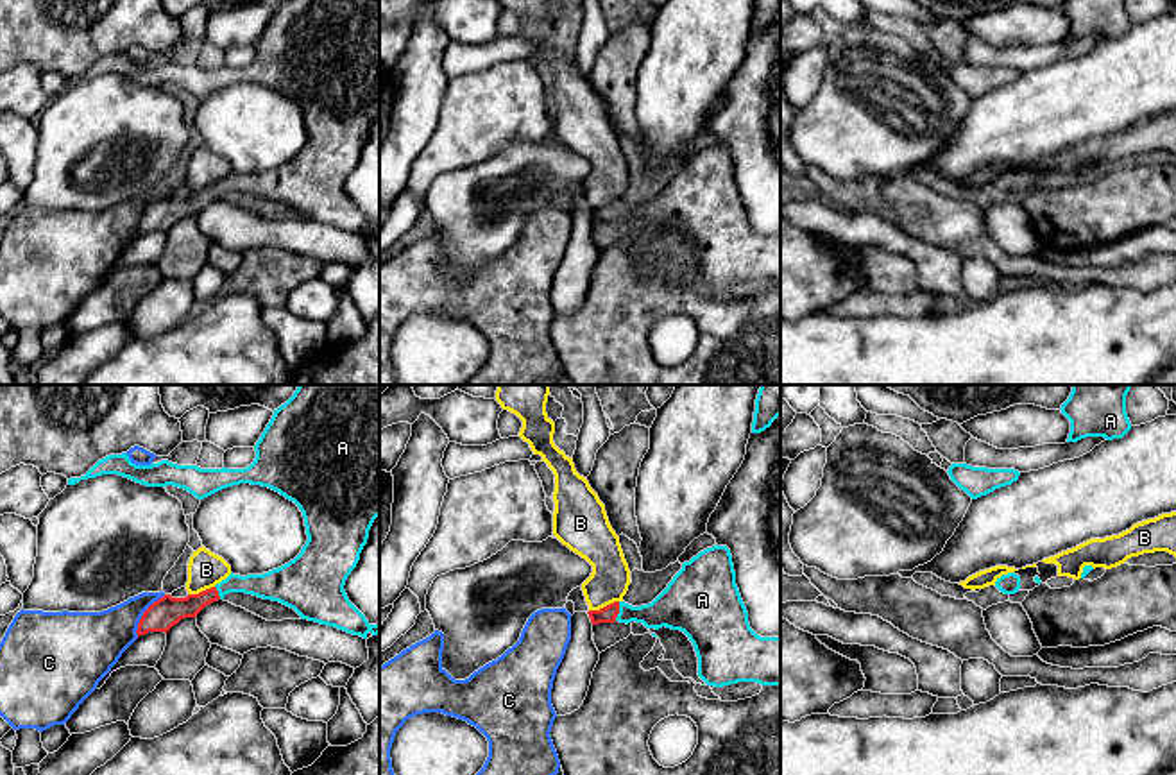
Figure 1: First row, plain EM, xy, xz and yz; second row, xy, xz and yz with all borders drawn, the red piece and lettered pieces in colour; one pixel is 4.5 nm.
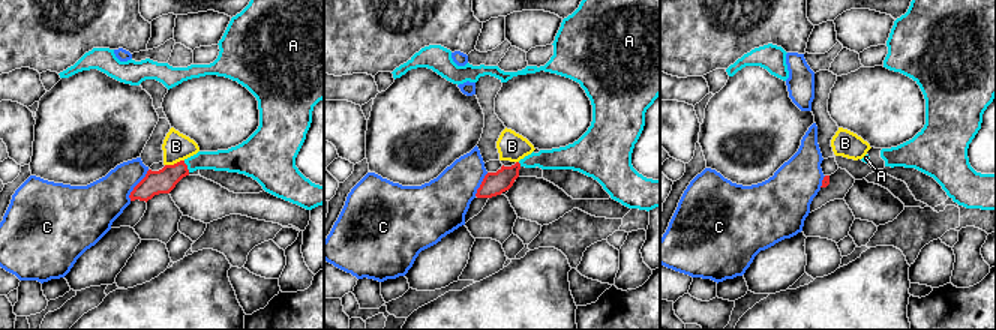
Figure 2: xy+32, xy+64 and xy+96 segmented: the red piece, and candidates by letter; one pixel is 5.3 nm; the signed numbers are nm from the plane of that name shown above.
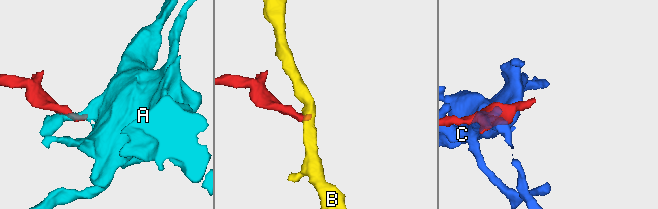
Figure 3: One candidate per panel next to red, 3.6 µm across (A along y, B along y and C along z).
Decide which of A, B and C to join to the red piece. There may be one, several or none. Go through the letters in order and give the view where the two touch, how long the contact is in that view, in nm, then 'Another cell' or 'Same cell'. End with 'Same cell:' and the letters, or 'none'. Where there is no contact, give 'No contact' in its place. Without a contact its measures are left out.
A: Touches red in xz. Shared border 90 nm. Same cell
B: Touches red in xz. Shared border 140 nm. Another cell
C: Touches red in xy. Shared border 240 nm. Another cell
Same cell: A

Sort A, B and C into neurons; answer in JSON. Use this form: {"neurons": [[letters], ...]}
{"neurons": [["A"], ["B"], ["C"]]}

